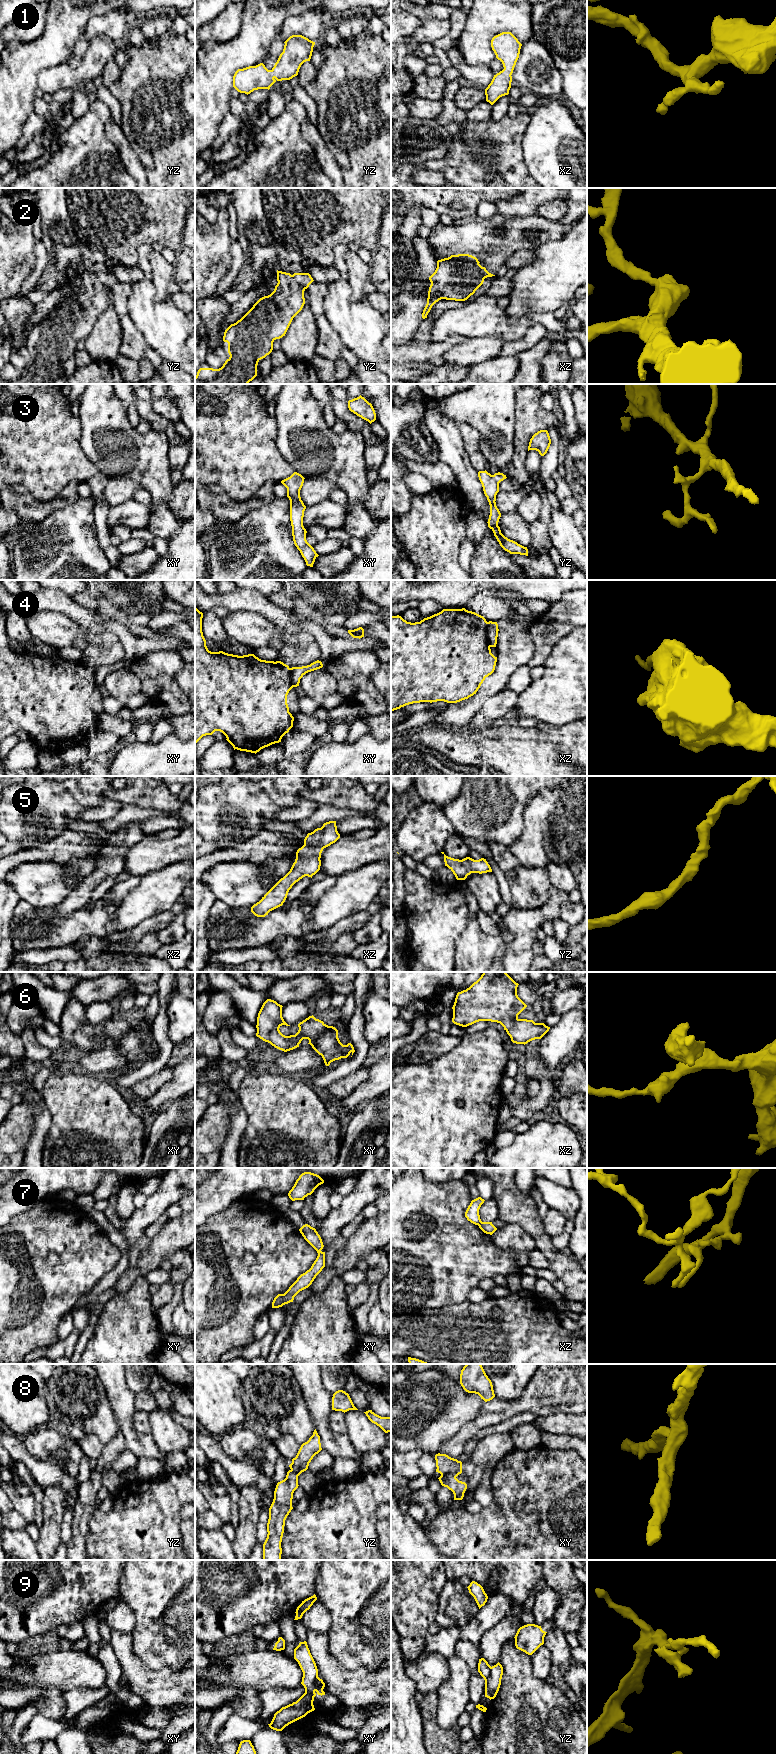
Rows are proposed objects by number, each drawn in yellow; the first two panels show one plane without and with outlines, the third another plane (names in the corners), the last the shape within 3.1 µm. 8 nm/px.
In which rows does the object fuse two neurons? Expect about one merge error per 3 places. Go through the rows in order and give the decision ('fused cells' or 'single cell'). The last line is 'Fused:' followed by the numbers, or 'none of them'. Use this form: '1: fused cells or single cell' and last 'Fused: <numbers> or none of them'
1: single cell
2: single cell
3: single cell
4: fused cells
5: single cell
6: single cell
7: single cell
8: single cell
9: fused cells
Fused: 4, 9

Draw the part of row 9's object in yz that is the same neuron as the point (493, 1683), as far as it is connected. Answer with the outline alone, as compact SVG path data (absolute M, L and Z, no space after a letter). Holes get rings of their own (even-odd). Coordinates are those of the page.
M498 1662L496 1665L491 1667L489 1678L486 1681L488 1697L490 1700L494 1699L499 1691L502 1675L503 1667Z

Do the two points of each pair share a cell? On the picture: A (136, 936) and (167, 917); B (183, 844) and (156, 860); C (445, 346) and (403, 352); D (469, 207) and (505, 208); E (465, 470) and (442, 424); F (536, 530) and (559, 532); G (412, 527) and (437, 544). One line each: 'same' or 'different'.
A: same
B: same
C: same
D: different
E: same
F: different
G: same

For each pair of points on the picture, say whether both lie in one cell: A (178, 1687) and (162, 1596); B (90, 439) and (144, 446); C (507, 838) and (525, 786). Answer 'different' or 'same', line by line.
A: different
B: same
C: same

